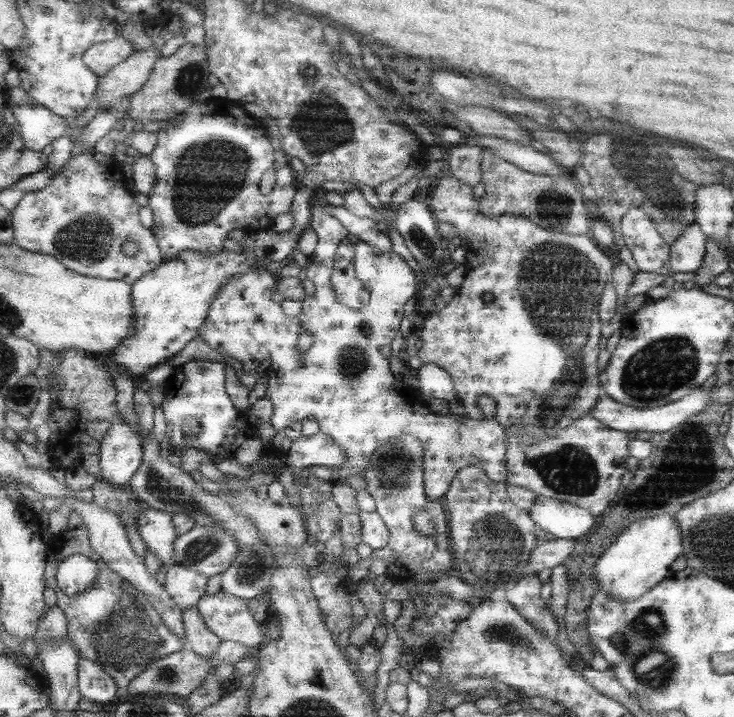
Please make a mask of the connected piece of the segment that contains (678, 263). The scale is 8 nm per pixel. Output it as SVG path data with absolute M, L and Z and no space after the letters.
M696 224L688 228L669 245L669 274L674 277L678 272L697 272L706 254L707 238Z

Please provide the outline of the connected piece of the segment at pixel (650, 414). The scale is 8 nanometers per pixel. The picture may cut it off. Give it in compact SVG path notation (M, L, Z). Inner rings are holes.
M700 387L695 388L690 394L683 396L676 402L671 402L667 405L653 406L646 408L636 408L628 406L615 400L612 400L608 395L602 394L598 402L593 406L591 414L596 420L603 422L606 426L612 427L614 430L621 430L627 433L630 432L668 432L675 426L682 425L683 422L690 418L693 414L699 413L707 409L711 392L704 393Z

